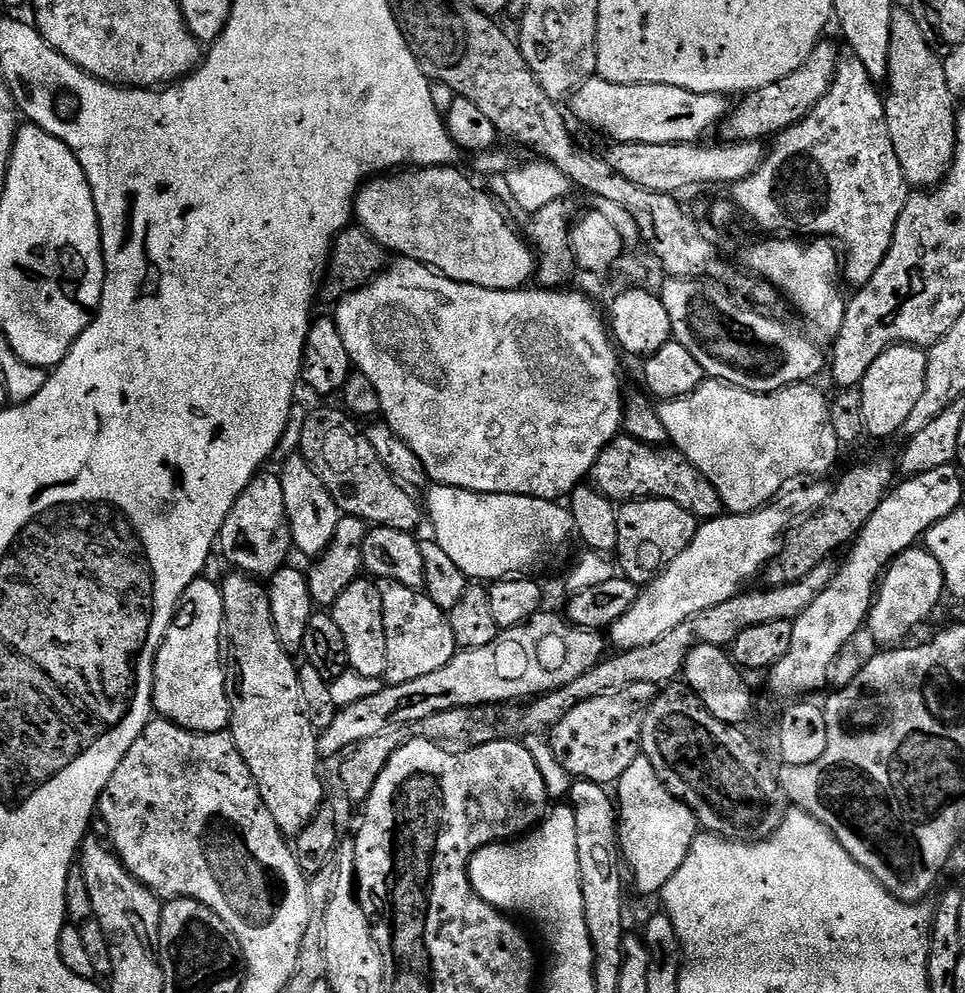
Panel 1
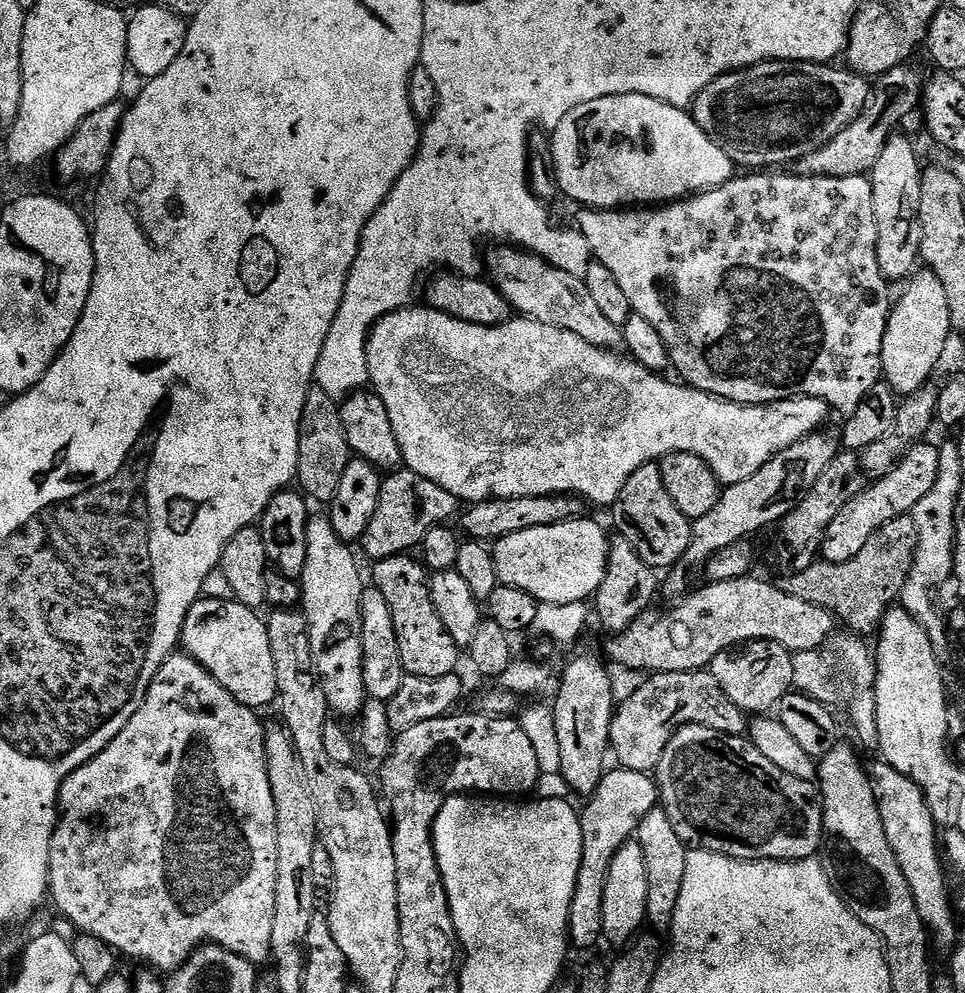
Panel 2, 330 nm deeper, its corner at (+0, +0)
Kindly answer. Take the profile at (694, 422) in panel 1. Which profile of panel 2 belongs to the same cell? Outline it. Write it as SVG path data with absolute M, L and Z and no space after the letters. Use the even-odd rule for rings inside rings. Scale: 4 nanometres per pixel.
M416 307L399 308L396 312L383 316L372 327L368 338L368 379L376 395L382 398L386 414L390 414L394 438L401 448L403 467L414 470L414 474L422 474L422 478L430 478L430 482L442 486L442 490L450 490L450 494L454 494L460 502L569 495L578 496L589 505L611 506L615 504L618 494L622 494L622 486L626 486L626 478L630 478L634 470L659 461L660 457L669 456L671 452L689 452L702 458L708 463L710 470L714 470L721 485L746 482L746 478L750 478L750 474L758 474L758 470L762 470L762 466L766 466L766 462L770 462L774 454L794 446L794 442L806 438L810 433L823 429L824 419L830 415L825 400L809 396L775 400L772 404L736 404L733 400L722 400L680 382L671 384L664 380L668 378L646 370L631 358L616 356L620 354L594 346L586 342L586 338L578 338L578 334L570 330L562 330L558 326L543 324L531 318L513 318L498 326L474 326L474 322L450 318L450 314L439 312L437 308Z

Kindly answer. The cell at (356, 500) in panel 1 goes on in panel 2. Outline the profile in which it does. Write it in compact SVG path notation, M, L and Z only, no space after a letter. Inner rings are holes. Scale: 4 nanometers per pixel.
M314 386L306 394L298 438L296 480L301 484L299 487L303 495L312 502L321 500L324 506L331 504L334 494L338 494L338 482L342 482L342 474L346 471L349 459L350 449L340 417L340 404L330 394L326 394L326 390Z

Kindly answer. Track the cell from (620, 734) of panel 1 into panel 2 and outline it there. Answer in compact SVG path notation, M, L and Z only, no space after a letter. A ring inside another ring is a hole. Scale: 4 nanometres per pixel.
M701 670L699 672L654 672L647 677L645 684L640 684L624 701L619 701L618 707L612 713L612 725L610 726L611 755L616 756L615 763L626 770L635 772L655 773L658 762L662 762L662 750L674 738L674 734L687 724L701 724L710 730L718 730L722 734L731 736L744 736L749 731L749 717L726 694L722 694L722 686L714 682L711 671Z

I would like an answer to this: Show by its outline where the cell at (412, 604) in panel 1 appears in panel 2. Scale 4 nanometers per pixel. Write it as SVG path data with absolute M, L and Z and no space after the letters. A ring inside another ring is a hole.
M412 554L382 558L371 567L371 583L382 590L394 618L394 631L398 633L398 654L402 654L405 673L424 679L438 679L455 673L460 656L462 660L462 650L456 645L454 638L446 634L446 626L442 626L438 610L434 610L434 602L428 589L428 569Z

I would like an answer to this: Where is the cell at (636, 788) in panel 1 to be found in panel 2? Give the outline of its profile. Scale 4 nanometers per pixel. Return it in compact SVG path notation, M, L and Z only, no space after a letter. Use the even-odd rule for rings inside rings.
M619 766L613 767L613 769L613 772L612 769L605 771L598 790L594 790L594 794L587 797L585 804L588 805L582 808L580 825L582 826L584 849L578 870L578 882L574 886L574 898L570 902L570 918L568 919L568 939L573 945L601 943L604 935L602 930L602 894L606 894L606 874L610 870L610 862L614 858L614 854L618 854L620 847L635 837L642 818L646 818L646 814L650 814L650 810L657 807L658 804L656 782L649 773L626 770Z

